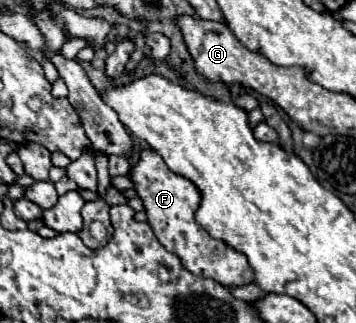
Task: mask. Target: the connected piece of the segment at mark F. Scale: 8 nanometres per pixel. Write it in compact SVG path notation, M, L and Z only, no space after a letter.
M152 148L140 152L138 162L128 172L132 188L144 204L148 224L152 226L158 242L172 254L182 260L182 266L196 276L212 278L222 286L242 286L254 280L254 274L248 266L248 260L238 250L232 250L226 242L212 238L204 228L194 222L194 212L200 206L198 188L180 174L168 170L160 154Z

